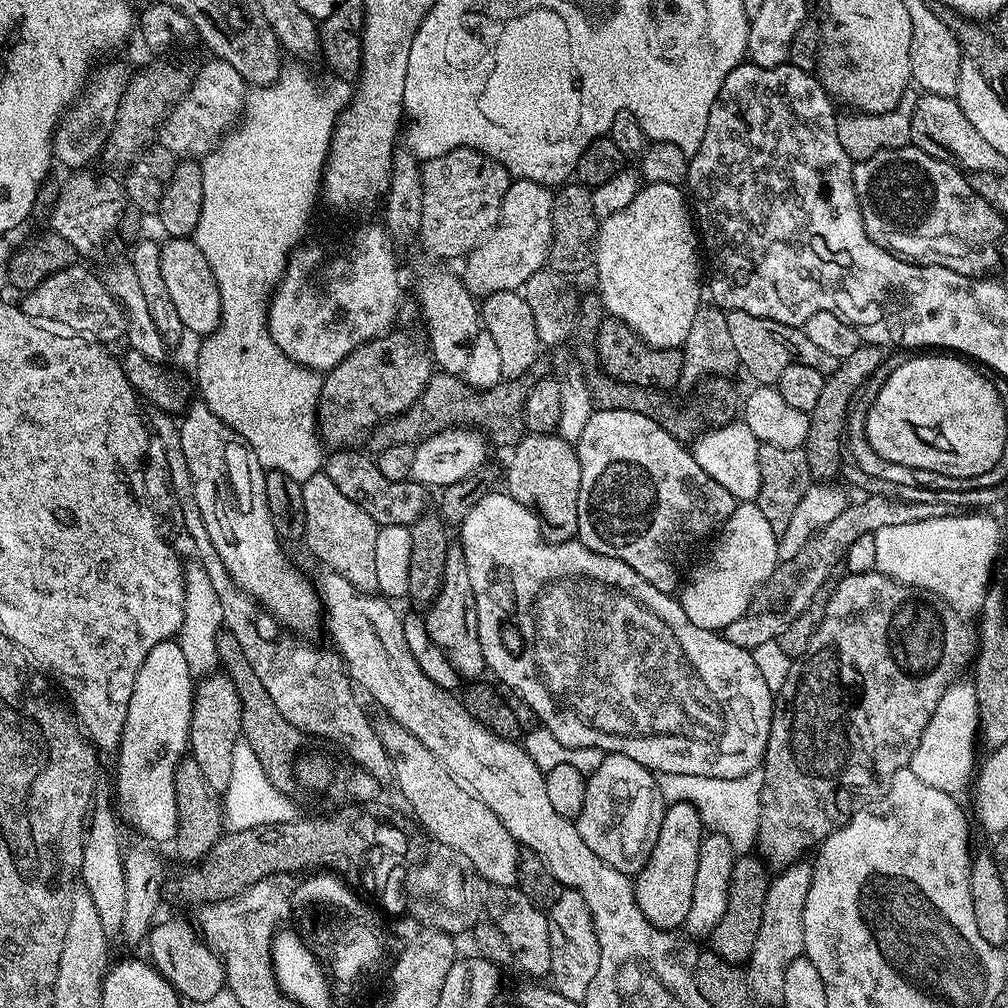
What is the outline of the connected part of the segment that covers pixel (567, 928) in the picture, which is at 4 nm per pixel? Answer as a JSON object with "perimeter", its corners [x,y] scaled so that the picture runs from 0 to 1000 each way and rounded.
{"perimeter":[[[566,883],[557,884],[554,895],[544,905],[546,919],[546,950],[548,962],[546,976],[562,990],[569,990],[578,994],[581,982],[585,982],[585,974],[589,974],[589,966],[593,966],[593,927],[589,923],[589,911],[585,907],[585,899],[581,899],[581,891]]]}

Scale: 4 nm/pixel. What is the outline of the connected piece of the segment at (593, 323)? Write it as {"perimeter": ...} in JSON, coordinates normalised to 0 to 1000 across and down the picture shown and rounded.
{"perimeter":[[[590,289],[576,293],[573,298],[573,313],[569,332],[566,334],[567,349],[571,352],[570,360],[579,371],[579,378],[585,387],[588,402],[594,407],[625,407],[626,409],[642,409],[648,417],[654,417],[655,422],[672,434],[684,435],[697,430],[704,425],[713,425],[716,421],[727,420],[736,405],[735,390],[726,386],[726,377],[722,375],[702,375],[693,382],[690,394],[676,405],[666,405],[659,401],[660,390],[654,385],[638,385],[625,379],[613,379],[599,370],[595,364],[595,356],[591,350],[591,328],[597,316],[595,295]]]}

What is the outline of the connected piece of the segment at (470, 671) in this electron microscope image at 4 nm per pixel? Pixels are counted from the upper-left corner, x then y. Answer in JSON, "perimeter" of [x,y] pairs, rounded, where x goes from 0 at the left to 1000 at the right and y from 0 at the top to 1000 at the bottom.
{"perimeter":[[[455,542],[445,543],[442,550],[440,576],[433,594],[427,600],[427,606],[429,608],[421,611],[421,620],[429,636],[440,646],[456,673],[464,677],[475,676],[479,672],[476,670],[481,670],[482,660],[478,649],[478,637],[474,633],[474,609],[470,597],[470,584],[466,581],[460,545]]]}

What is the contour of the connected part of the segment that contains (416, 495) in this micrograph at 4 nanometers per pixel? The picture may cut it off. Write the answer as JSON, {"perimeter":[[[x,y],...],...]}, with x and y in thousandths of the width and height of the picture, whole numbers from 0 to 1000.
{"perimeter":[[[333,446],[322,455],[319,461],[321,471],[347,494],[367,514],[371,514],[374,522],[386,520],[387,522],[399,522],[405,524],[416,512],[422,511],[426,507],[425,491],[426,485],[420,480],[412,478],[398,478],[389,480],[383,474],[379,474],[379,466],[375,466],[372,455],[368,451],[360,452],[357,446]]]}

